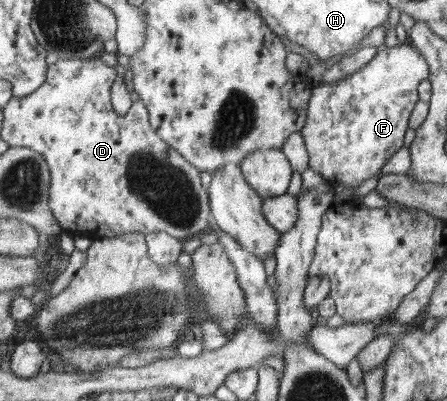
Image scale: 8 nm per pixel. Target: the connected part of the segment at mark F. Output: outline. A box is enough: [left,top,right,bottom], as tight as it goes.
[302,44,431,203]

